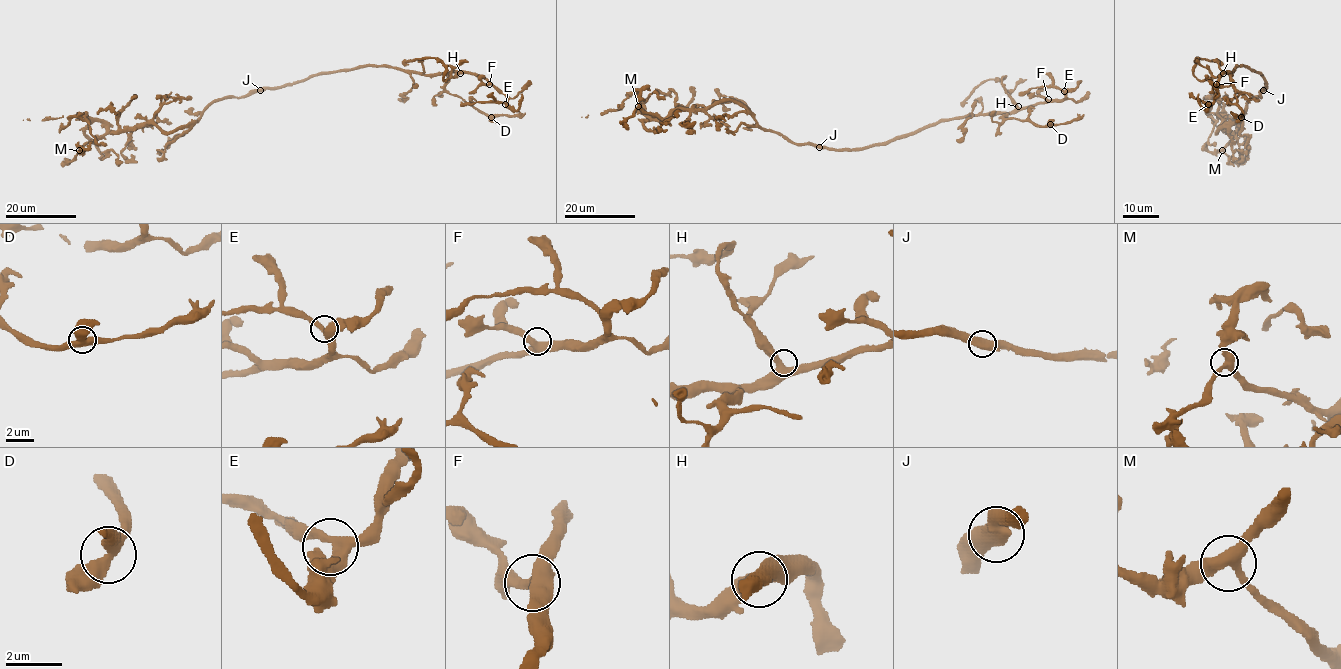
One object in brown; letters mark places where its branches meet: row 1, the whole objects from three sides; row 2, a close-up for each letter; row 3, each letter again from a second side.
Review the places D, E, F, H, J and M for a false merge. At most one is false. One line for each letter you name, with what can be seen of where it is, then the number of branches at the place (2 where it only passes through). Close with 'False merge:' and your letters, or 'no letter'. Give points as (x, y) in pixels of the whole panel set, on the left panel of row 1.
False merge: no letter

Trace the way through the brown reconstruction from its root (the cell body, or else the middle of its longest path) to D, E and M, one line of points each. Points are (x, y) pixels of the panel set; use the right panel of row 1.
D: (1264, 89), (1264, 78), (1249, 67), (1238, 66), (1229, 75), (1236, 104), (1242, 111), (1241, 117)
E: (1264, 89), (1265, 81), (1259, 73), (1238, 66), (1231, 75), (1226, 72), (1220, 76), (1218, 93), (1208, 104)
M: (1264, 89), (1239, 119), (1217, 132), (1218, 127), (1226, 123), (1234, 134), (1222, 150)

